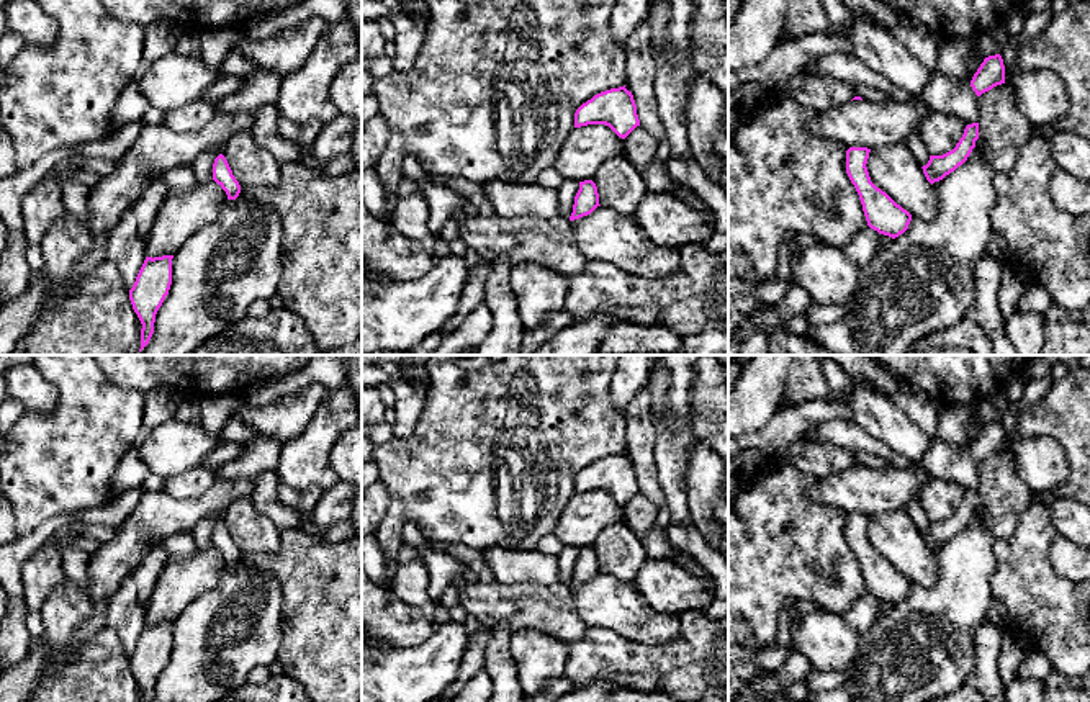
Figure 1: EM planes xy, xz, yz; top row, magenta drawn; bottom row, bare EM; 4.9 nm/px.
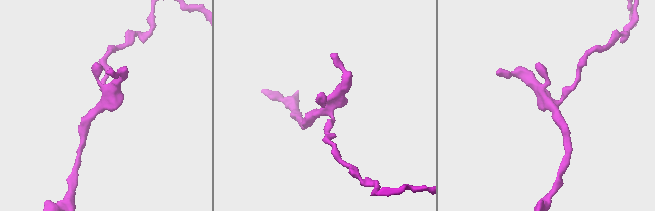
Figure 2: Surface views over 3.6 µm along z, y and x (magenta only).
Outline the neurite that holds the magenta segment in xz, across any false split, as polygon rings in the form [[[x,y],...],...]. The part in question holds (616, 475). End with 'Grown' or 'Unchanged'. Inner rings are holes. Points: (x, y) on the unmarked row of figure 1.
[[[624,452],[601,458],[583,470],[574,479],[574,494],[588,491],[606,491],[619,504],[625,506],[640,493],[632,458]]]. Unchanged

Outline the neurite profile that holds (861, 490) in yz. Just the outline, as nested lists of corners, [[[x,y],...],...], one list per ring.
[[[920,465],[912,468],[853,466],[820,478],[807,496],[848,514],[874,515],[905,511],[933,476]]]

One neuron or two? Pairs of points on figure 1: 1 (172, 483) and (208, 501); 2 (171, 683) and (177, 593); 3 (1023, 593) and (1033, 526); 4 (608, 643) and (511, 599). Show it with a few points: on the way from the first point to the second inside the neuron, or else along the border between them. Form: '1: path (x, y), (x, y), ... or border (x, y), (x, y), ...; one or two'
1: border (220, 478), (195, 498), (172, 498), (162, 491); two
2: border (205, 593), (197, 596), (172, 620); two
3: path (1023, 576), (1023, 557), (1030, 542); one
4: border (590, 629), (568, 645); two

